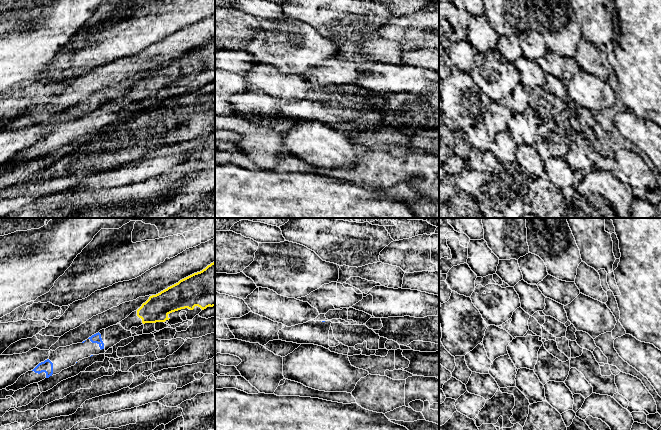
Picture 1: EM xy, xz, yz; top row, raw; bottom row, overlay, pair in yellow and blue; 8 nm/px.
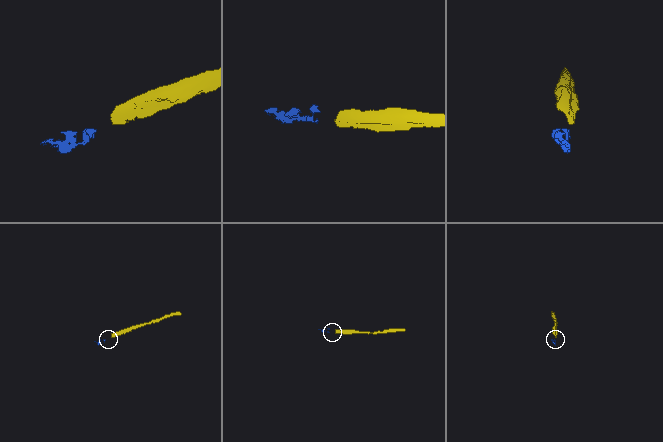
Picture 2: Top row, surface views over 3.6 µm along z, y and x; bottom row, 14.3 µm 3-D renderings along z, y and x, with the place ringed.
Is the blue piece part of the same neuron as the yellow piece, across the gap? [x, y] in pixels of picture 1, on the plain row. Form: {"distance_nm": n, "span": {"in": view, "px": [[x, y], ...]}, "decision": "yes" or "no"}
{"distance_nm": 340, "span": {"in": "xy", "px": [[137, 91], [100, 110]]}, "decision": "yes"}

